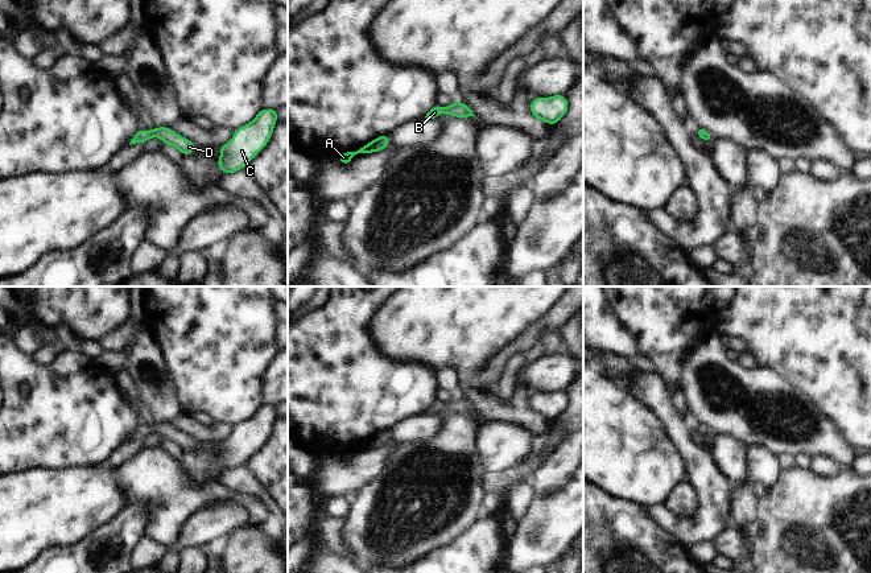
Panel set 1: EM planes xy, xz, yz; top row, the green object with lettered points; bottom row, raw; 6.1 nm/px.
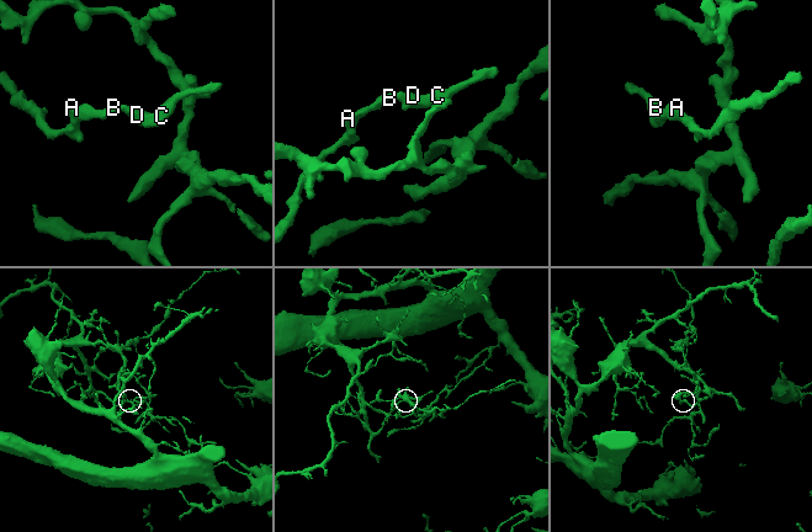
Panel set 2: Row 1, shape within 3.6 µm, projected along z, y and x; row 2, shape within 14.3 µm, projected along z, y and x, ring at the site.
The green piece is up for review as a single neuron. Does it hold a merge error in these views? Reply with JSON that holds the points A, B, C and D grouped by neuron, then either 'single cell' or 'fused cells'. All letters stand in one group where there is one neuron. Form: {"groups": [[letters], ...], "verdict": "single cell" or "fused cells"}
{"groups": [["A", "B", "C", "D"]], "verdict": "single cell"}

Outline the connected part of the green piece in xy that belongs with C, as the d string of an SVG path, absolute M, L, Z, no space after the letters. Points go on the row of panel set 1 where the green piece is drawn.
M261 110L249 123L234 132L234 139L222 145L219 152L222 157L216 165L227 174L245 168L268 143L273 133L273 125L277 121L278 110Z

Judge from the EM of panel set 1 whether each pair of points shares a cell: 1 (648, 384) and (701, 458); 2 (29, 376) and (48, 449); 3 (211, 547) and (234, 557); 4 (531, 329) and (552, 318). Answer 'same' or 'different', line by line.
1: same
2: same
3: different
4: same

